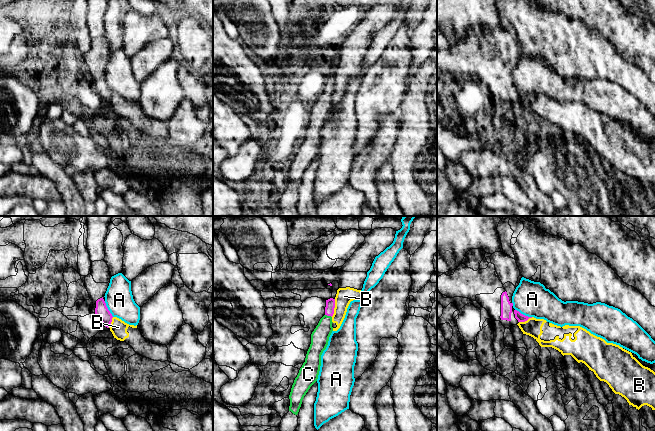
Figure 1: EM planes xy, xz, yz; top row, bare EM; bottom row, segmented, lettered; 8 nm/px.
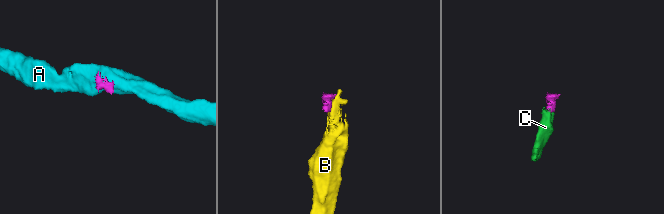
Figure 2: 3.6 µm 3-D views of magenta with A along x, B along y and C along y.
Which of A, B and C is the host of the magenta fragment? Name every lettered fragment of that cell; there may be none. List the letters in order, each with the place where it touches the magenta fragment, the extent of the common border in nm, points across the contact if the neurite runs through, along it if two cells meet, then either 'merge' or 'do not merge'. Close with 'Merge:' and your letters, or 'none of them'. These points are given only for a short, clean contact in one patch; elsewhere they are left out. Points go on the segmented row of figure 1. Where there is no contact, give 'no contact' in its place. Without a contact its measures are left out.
A: yz (522, 314) | 150 nm | along yz (515, 309), (531, 317) | do not merge
B: xz (334, 307) | 150 nm | along xz (335, 299), (334, 313), (331, 316) | do not merge
C: xz (328, 315) | 60 nm | across xz (330, 303), (328, 315), (320, 336) | merge
Merge: C

